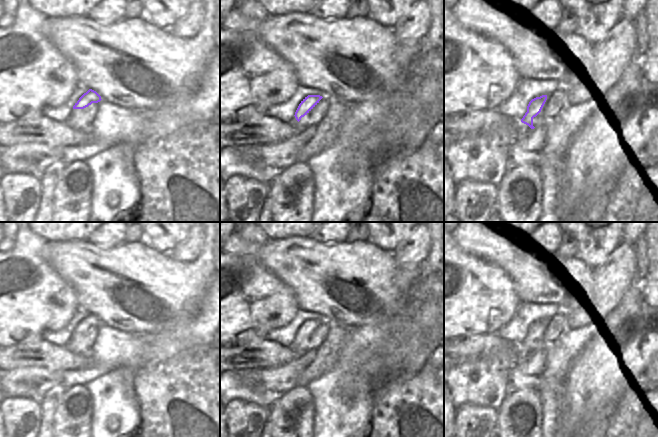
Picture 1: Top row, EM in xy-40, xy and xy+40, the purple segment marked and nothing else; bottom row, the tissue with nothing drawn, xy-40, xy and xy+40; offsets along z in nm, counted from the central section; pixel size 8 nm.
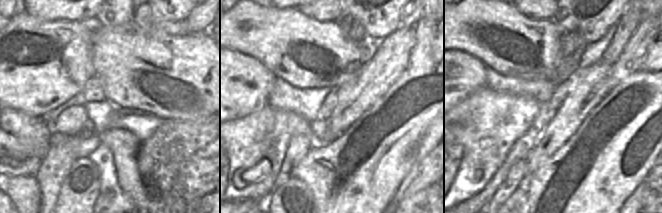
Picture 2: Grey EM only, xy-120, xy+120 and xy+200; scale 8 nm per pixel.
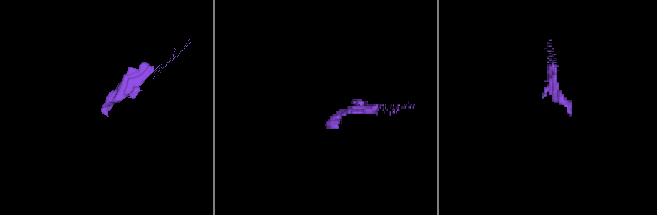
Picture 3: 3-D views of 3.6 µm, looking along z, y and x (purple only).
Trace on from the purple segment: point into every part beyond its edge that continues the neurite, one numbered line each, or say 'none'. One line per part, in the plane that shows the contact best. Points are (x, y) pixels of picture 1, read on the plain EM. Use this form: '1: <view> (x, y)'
1: xy+40 (522, 353)

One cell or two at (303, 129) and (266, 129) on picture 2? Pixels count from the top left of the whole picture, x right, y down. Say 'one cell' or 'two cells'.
two cells

